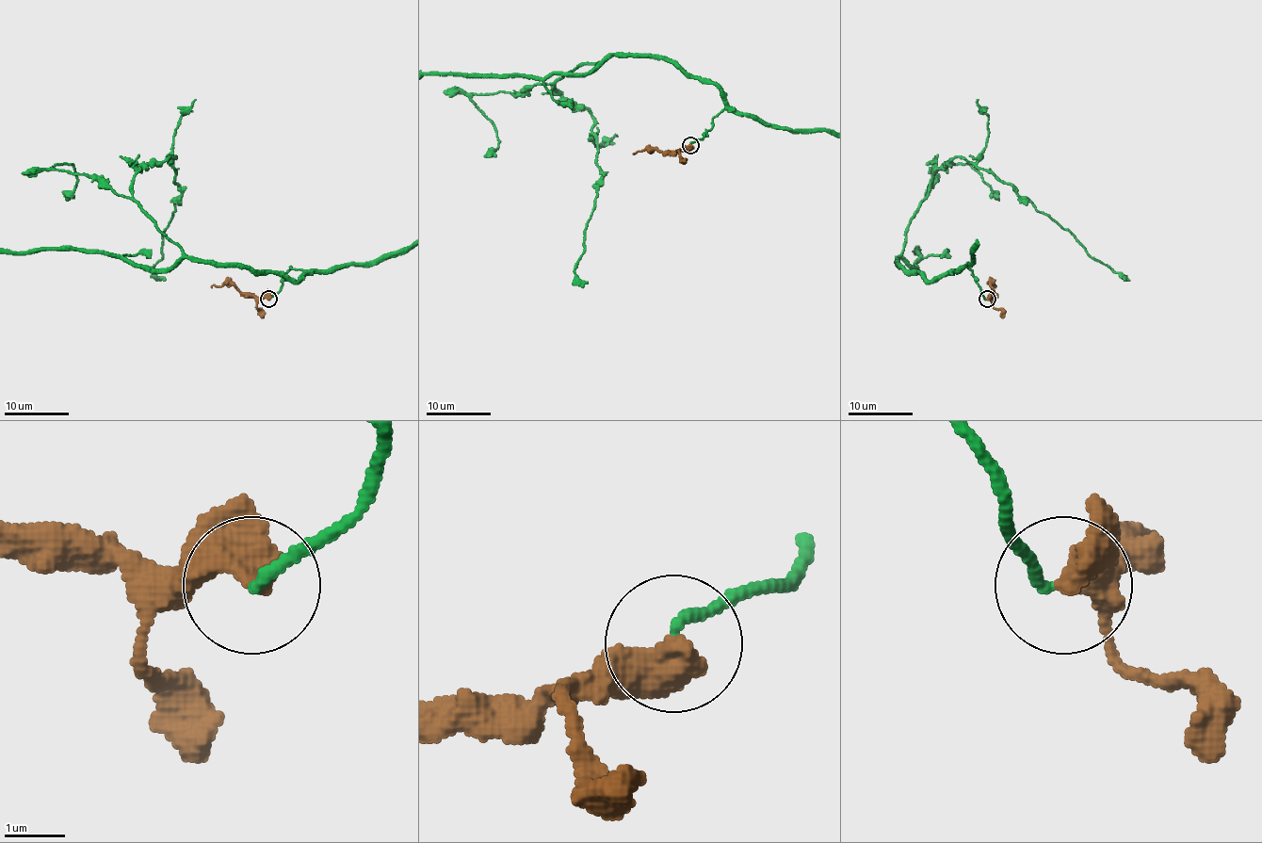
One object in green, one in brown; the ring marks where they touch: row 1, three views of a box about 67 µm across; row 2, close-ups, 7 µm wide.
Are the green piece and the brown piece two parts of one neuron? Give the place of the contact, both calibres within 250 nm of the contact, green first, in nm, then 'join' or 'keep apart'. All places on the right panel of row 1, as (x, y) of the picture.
(987, 299) | 180/600 nm | join

